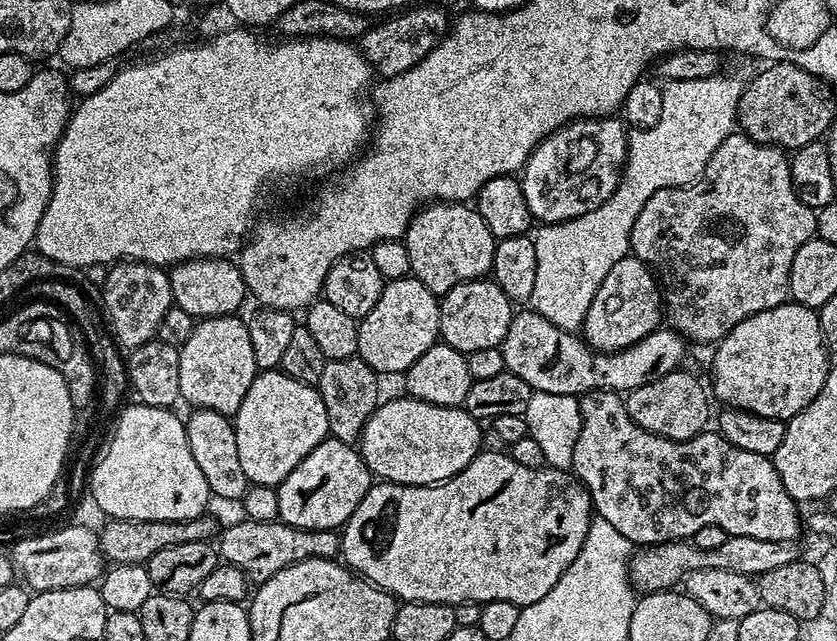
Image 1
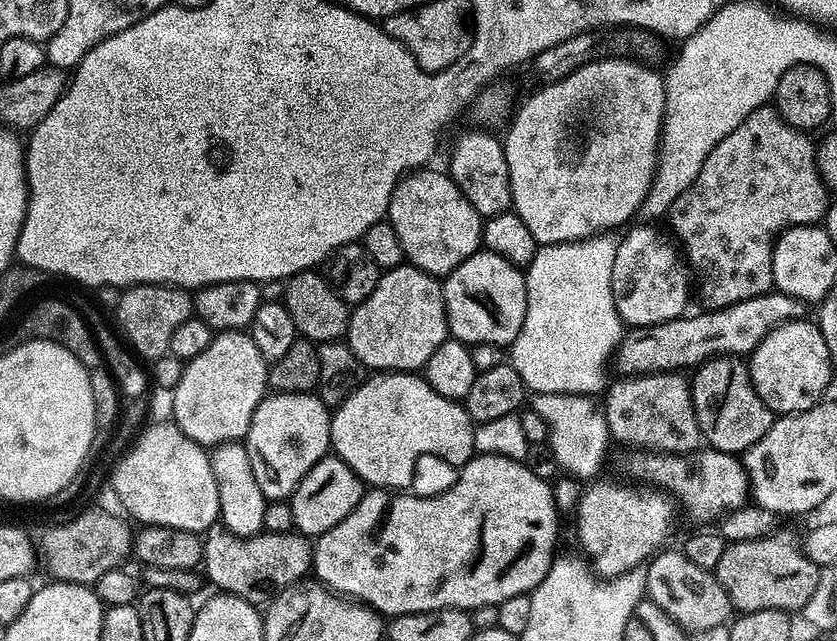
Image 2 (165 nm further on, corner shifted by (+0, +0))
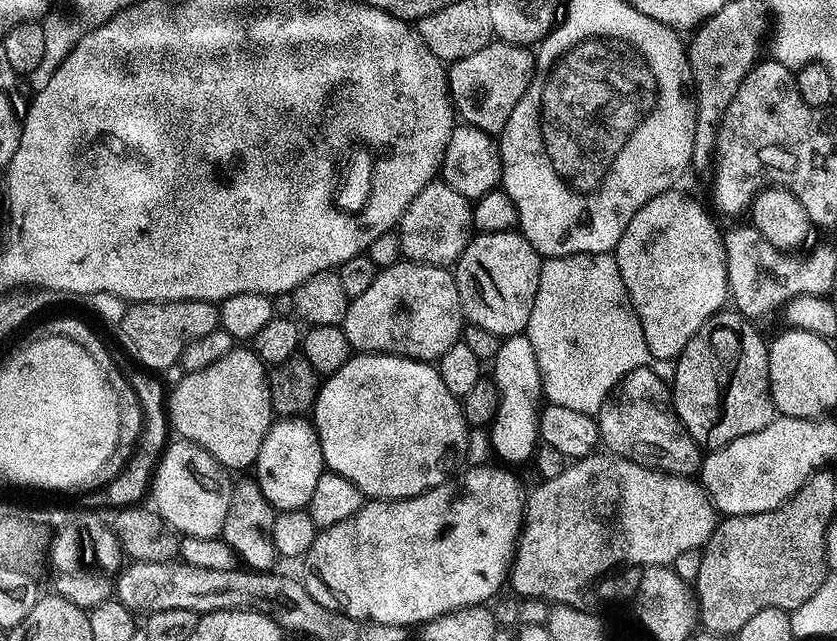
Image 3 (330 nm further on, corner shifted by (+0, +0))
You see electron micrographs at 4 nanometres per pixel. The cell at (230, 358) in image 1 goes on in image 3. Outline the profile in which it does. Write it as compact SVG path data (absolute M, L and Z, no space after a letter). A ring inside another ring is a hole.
M248 346L233 347L226 358L218 358L206 370L184 374L171 389L166 407L175 435L209 452L225 470L251 469L262 438L274 422L266 366Z

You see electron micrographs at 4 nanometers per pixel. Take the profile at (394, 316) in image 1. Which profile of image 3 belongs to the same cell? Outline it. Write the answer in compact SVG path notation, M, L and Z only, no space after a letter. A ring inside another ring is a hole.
M401 259L399 264L379 269L372 285L362 294L349 299L342 327L350 346L357 353L405 356L408 360L436 362L442 354L446 354L446 350L450 350L450 346L458 343L465 324L455 275L448 268Z

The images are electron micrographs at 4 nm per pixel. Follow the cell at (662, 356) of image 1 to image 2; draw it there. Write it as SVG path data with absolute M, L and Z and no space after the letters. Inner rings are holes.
M777 292L758 294L758 298L746 298L746 302L734 302L734 306L700 310L697 316L685 314L677 320L667 320L649 328L625 331L616 348L614 368L620 376L645 376L651 372L680 372L695 369L705 360L715 356L747 357L778 326L791 320L803 320L806 316L803 300Z

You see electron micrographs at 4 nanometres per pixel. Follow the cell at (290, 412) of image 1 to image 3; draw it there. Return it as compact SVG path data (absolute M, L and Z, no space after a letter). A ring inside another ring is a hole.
M280 418L272 423L260 443L254 465L254 479L266 502L270 502L276 512L307 509L314 486L324 471L320 439L315 427L307 419Z

